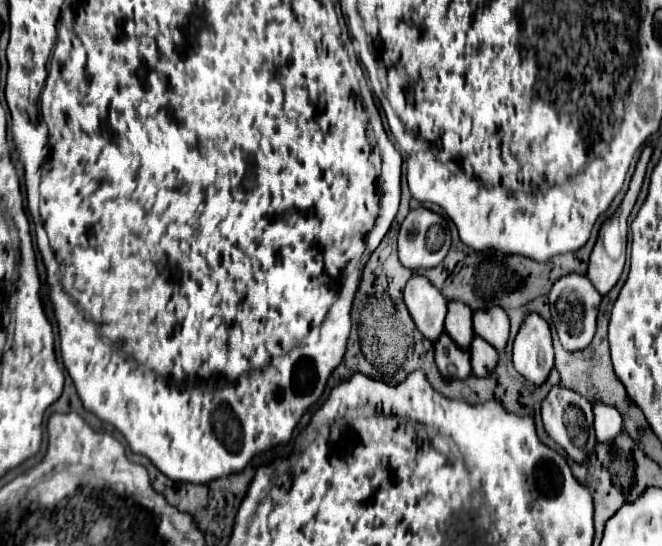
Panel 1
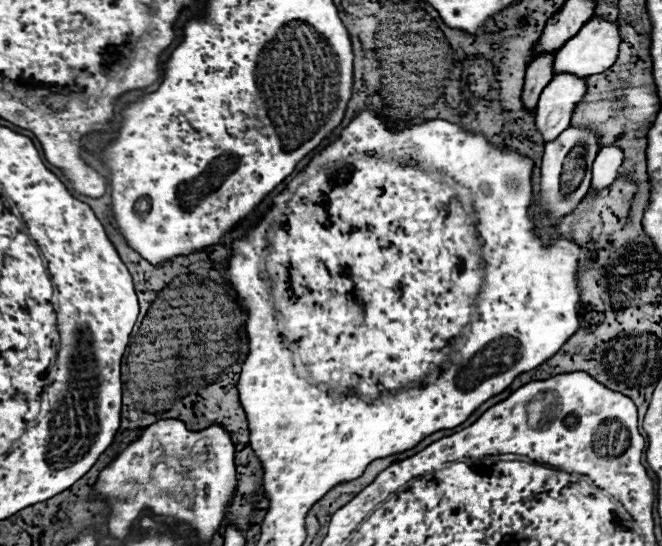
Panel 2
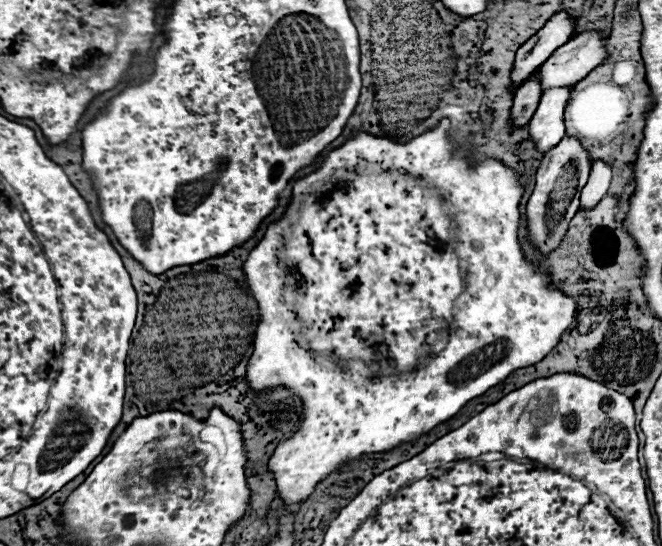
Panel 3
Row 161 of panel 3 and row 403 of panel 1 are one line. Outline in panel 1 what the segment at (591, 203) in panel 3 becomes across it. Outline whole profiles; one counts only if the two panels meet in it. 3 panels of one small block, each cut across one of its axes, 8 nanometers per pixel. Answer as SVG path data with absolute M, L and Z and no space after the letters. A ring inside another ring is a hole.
M602 402L594 404L594 430L596 430L596 438L600 444L612 444L622 432L624 432L624 424L622 424L622 416L616 408L606 406Z

